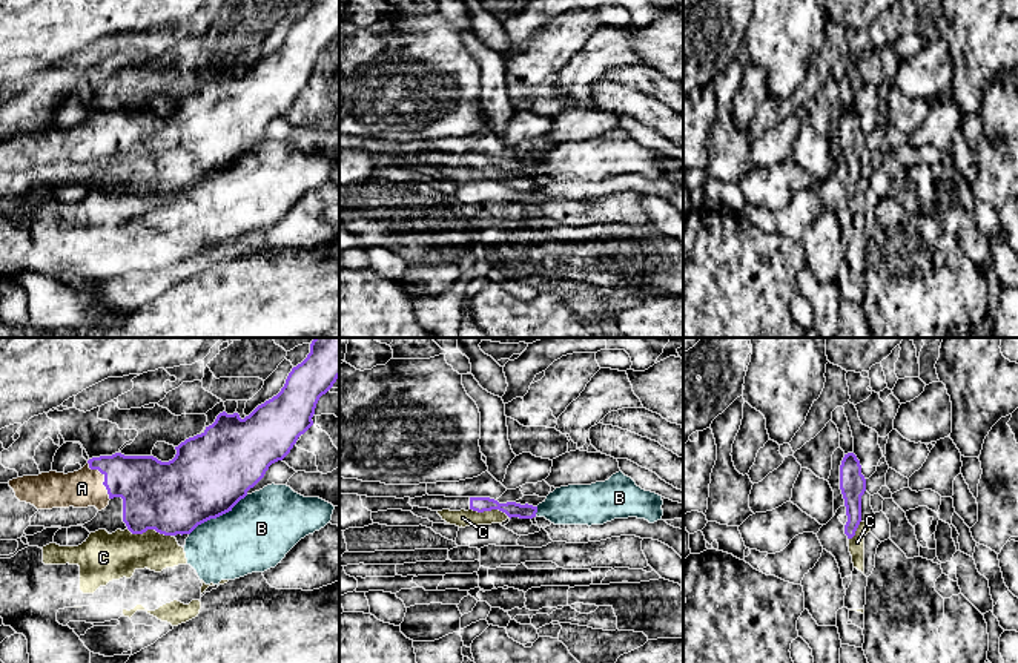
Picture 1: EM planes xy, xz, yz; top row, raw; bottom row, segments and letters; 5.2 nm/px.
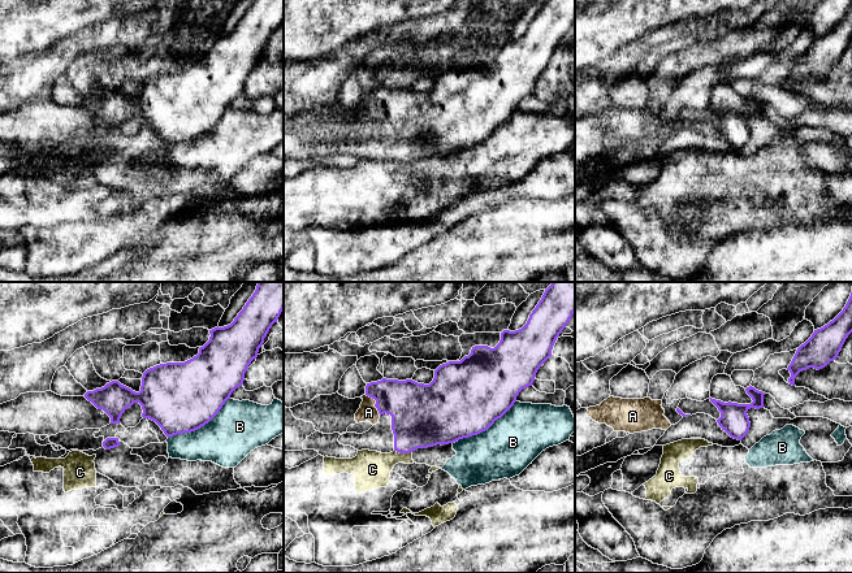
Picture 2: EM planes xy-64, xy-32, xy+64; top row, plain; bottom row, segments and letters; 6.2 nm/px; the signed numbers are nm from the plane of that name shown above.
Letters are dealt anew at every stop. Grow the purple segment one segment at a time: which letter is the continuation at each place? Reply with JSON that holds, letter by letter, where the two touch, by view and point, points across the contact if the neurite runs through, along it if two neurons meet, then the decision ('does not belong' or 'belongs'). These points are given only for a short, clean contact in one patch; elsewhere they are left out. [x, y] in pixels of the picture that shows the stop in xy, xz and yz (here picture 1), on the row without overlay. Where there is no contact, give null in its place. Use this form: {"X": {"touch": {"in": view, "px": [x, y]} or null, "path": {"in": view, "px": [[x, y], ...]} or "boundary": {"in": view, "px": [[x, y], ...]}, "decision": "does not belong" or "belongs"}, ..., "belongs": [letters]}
{"A": {"touch": {"in": "xy", "px": [105, 135]}, "decision": "belongs"}, "B": {"touch": {"in": "xy", "px": [218, 172]}, "decision": "does not belong"}, "C": {"touch": {"in": "xy", "px": [149, 184]}, "boundary": {"in": "xy", "px": [[126, 184], [132, 189], [155, 186], [171, 192]]}, "decision": "does not belong"}, "belongs": ["A"]}

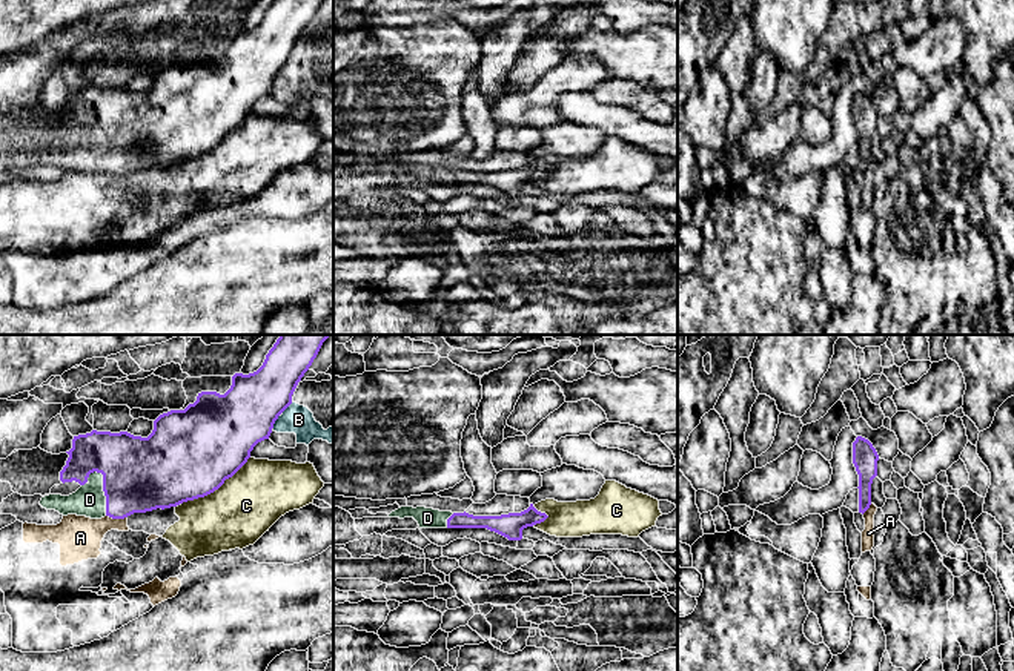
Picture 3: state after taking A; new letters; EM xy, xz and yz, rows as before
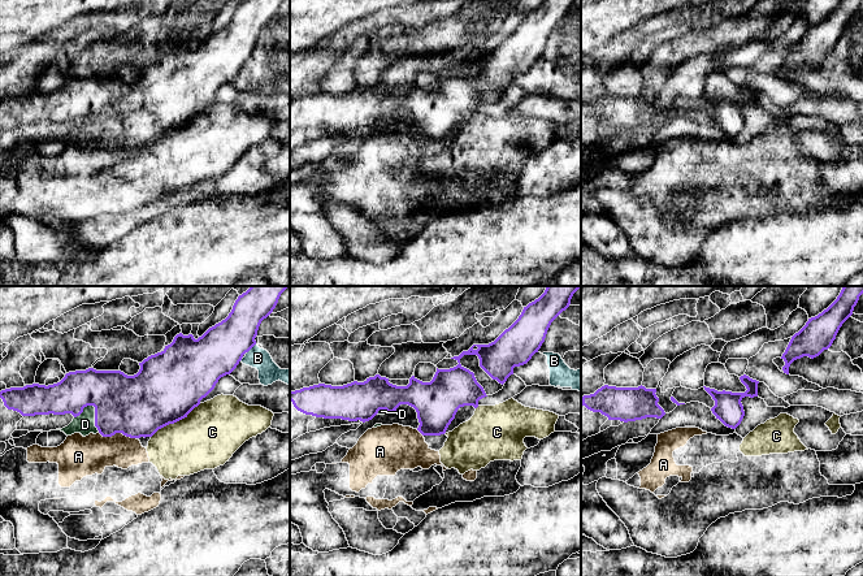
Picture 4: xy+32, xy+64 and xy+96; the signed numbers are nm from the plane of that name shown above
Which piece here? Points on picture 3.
{"A": {"touch": {"in": "xy", "px": [117, 174]}, "boundary": {"in": "xy", "px": [[106, 171], [126, 174]]}, "decision": "does not belong"}, "B": {"touch": {"in": "xy", "px": [275, 76]}, "boundary": {"in": "xy", "px": [[278, 71], [272, 83]]}, "decision": "does not belong"}, "C": {"touch": {"in": "xy", "px": [215, 145]}, "decision": "does not belong"}, "D": {"touch": {"in": "xy", "px": [103, 146]}, "decision": "belongs"}, "belongs": ["D"]}

